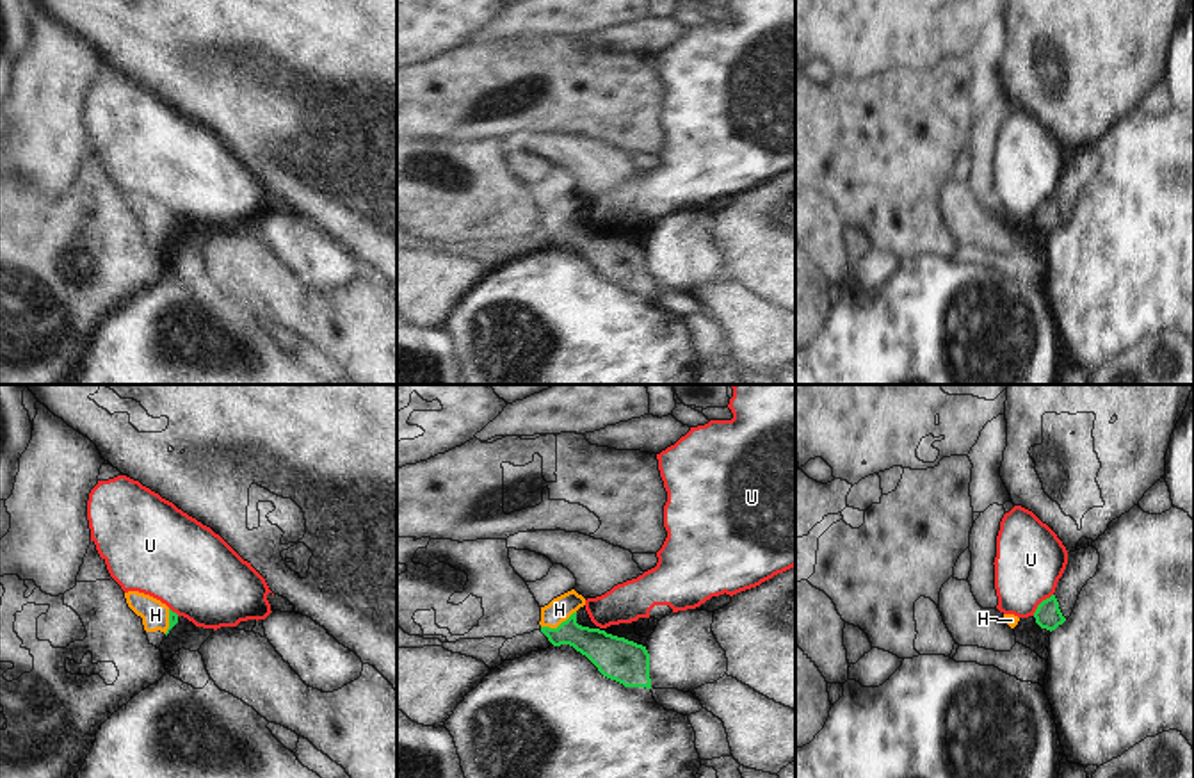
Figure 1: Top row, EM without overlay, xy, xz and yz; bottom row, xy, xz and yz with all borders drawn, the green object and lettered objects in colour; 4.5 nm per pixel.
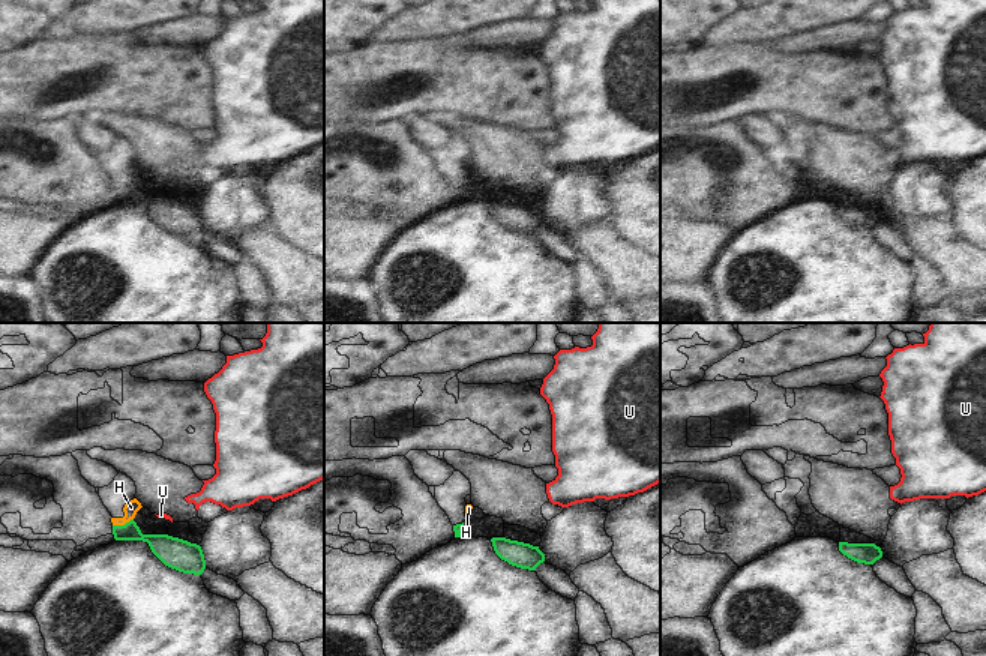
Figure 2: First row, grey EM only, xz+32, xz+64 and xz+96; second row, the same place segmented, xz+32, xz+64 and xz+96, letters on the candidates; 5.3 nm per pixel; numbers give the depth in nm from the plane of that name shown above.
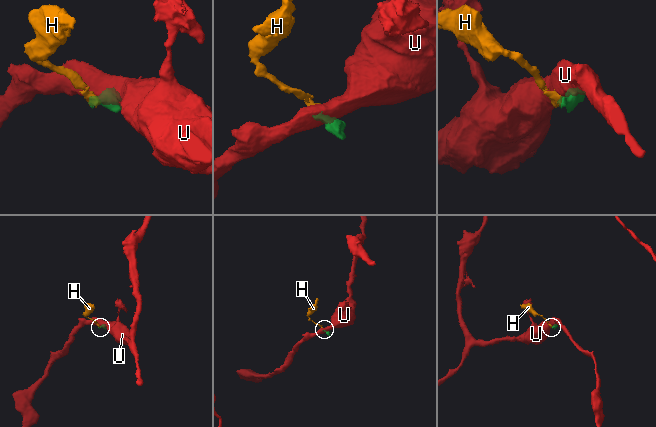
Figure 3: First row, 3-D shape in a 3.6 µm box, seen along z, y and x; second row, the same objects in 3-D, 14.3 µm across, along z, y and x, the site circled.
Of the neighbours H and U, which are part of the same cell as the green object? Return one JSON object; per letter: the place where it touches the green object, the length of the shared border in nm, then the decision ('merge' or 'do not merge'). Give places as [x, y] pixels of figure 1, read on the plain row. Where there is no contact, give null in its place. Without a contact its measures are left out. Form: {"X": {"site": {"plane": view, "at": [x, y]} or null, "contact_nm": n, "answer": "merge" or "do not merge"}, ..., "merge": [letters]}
{"H": {"site": {"plane": "xz", "at": [559, 226]}, "contact_nm": 180, "answer": "merge"}, "U": {"site": {"plane": "yz", "at": [1040, 205]}, "contact_nm": 140, "answer": "do not merge"}, "merge": ["H"]}

